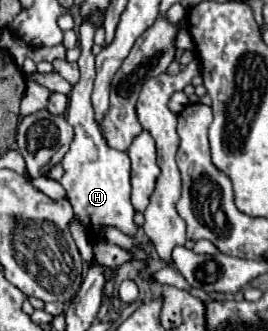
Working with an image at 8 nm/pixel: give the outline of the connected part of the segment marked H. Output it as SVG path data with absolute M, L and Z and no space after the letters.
M85 19L79 27L78 43L81 47L81 57L77 64L81 69L81 79L77 85L73 85L69 97L69 107L65 113L65 119L75 129L75 139L71 143L71 149L67 151L67 155L61 161L65 173L59 179L59 183L67 191L67 199L69 199L71 207L75 211L75 219L83 223L89 241L97 241L97 237L101 237L99 229L103 225L115 225L117 229L121 229L125 235L131 235L131 237L137 233L137 225L133 221L135 209L129 199L131 197L131 183L129 183L131 167L129 167L127 153L115 151L107 145L107 141L103 139L103 133L97 127L95 117L93 117L91 94L96 77L96 67L92 47L96 29L95 23L89 23Z

